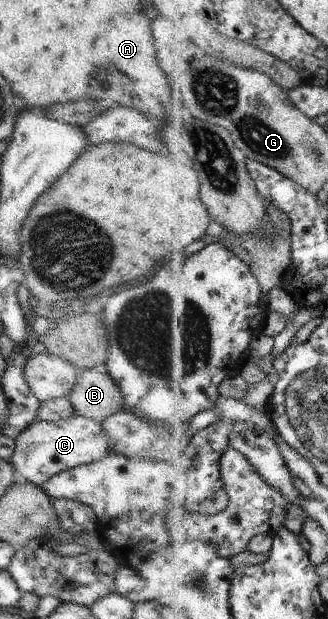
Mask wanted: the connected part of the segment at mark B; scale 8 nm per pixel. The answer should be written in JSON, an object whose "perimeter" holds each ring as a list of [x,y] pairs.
{"perimeter":[[[90,369],[79,371],[76,384],[67,396],[74,412],[98,422],[123,409],[122,393],[110,374]]]}

